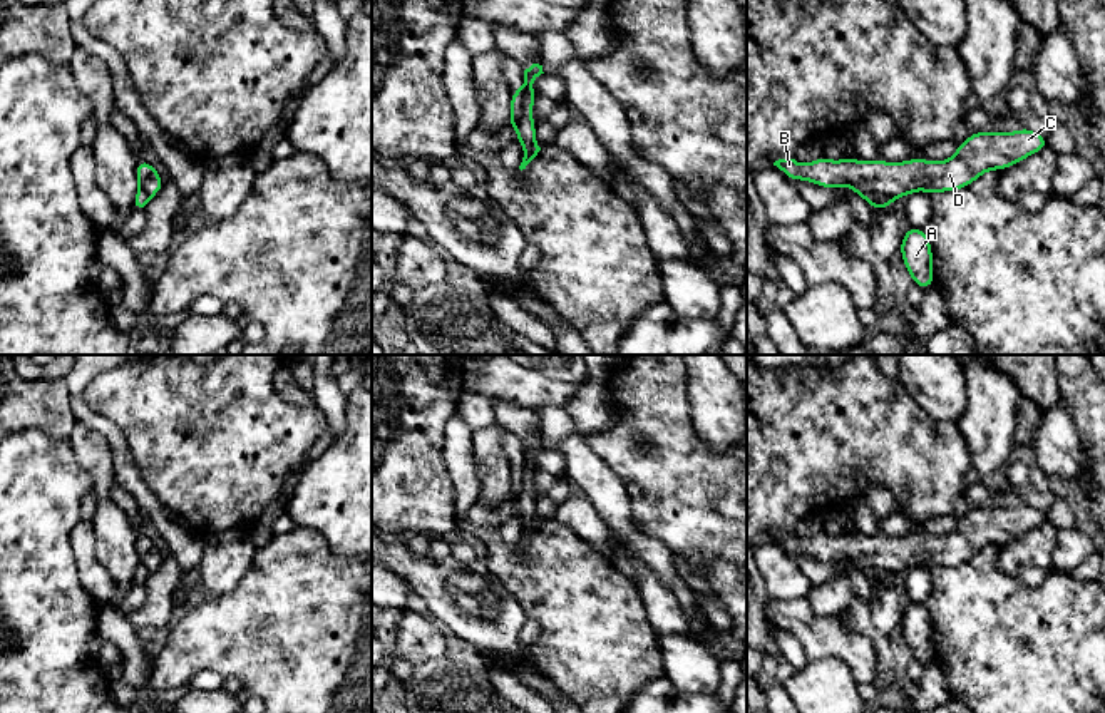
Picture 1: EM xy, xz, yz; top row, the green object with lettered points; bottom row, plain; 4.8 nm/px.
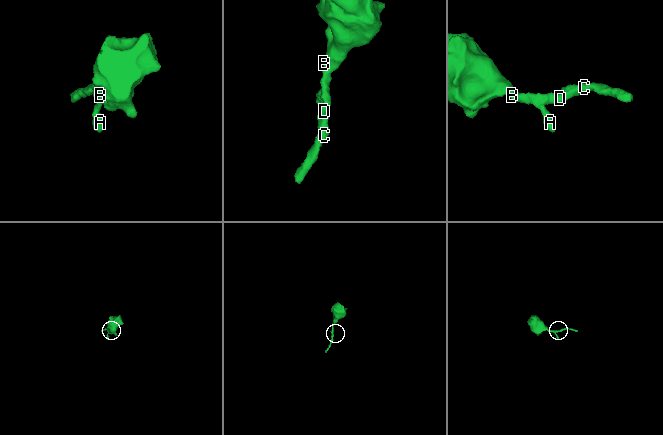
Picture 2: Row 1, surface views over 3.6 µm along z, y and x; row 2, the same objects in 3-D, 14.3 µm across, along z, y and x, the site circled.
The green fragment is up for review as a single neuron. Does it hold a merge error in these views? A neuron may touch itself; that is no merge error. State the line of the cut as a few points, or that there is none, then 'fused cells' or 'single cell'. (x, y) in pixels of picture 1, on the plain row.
xz (523, 461), (521, 491), (513, 501) | fused cells

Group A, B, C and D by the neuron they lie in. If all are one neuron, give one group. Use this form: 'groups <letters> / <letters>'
groups A / B C D

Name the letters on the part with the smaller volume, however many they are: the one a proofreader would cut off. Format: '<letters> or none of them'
A

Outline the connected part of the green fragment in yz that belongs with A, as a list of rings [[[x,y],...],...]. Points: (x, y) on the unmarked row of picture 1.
[[[909,603],[902,609],[902,618],[899,621],[904,641],[923,666],[934,659],[933,649],[933,623],[929,611],[924,604]]]

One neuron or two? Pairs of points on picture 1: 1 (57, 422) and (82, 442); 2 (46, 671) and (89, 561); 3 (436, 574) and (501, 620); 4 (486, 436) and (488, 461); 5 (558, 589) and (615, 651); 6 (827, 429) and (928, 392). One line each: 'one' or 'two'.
1: two
2: two
3: one
4: one
5: one
6: two

